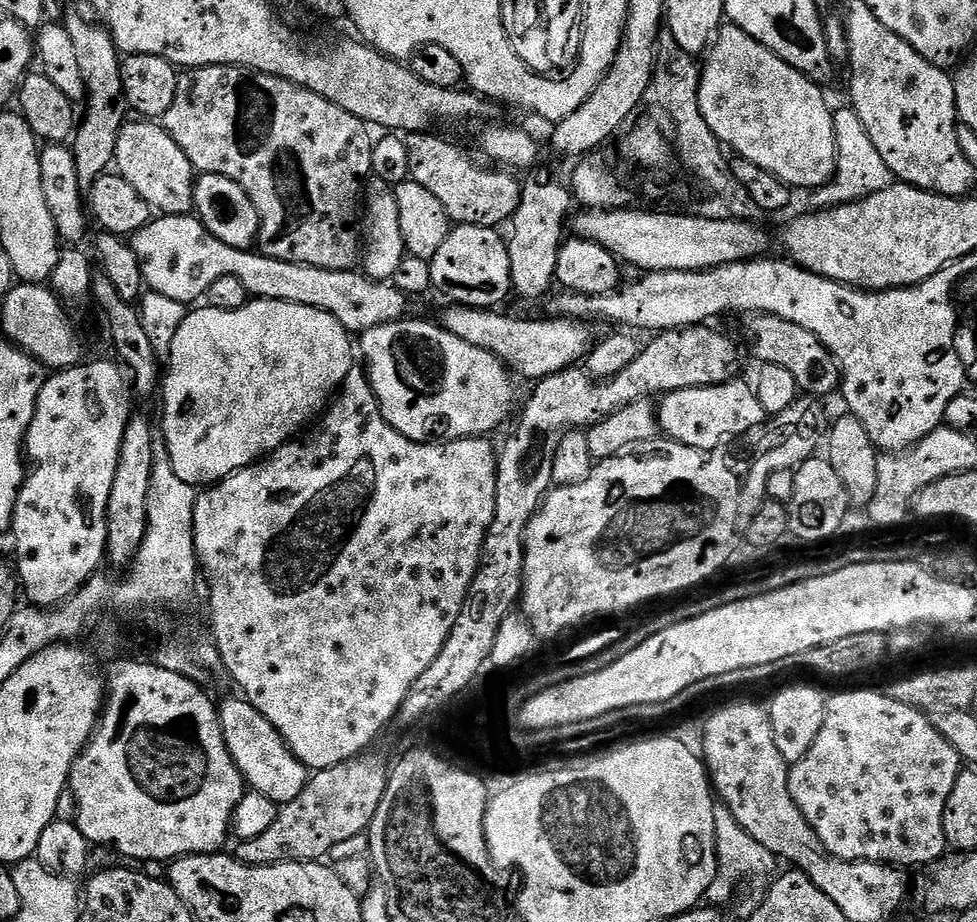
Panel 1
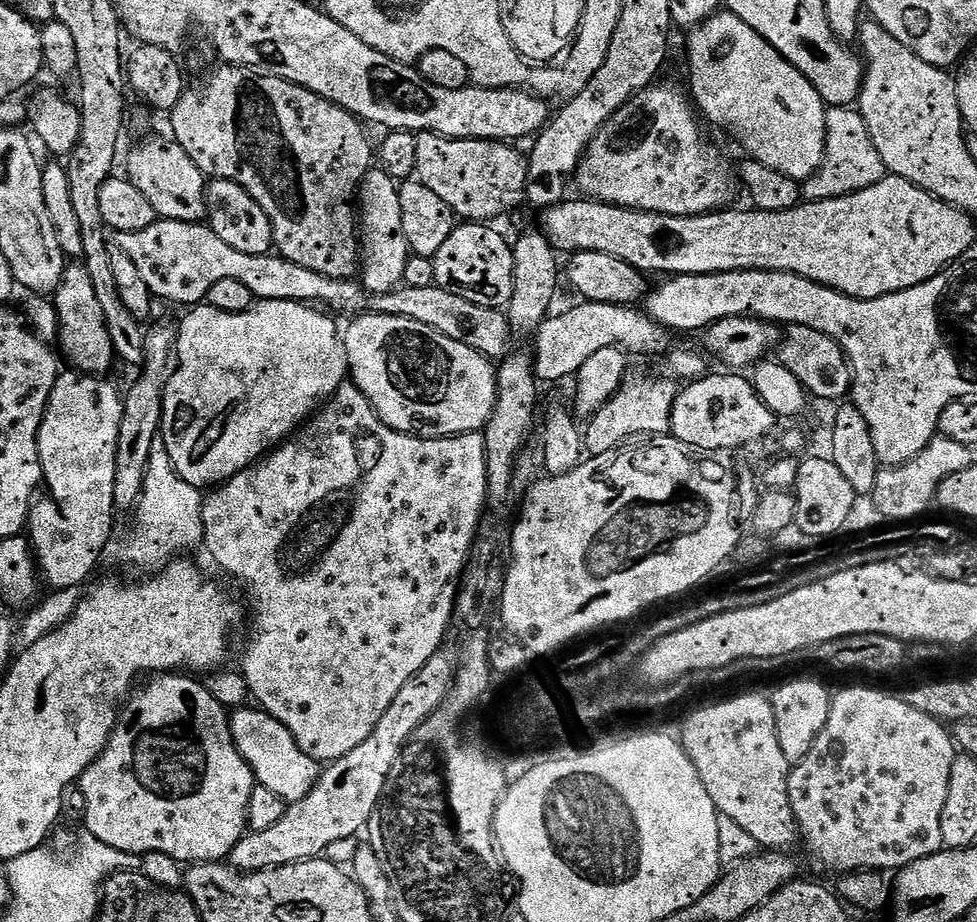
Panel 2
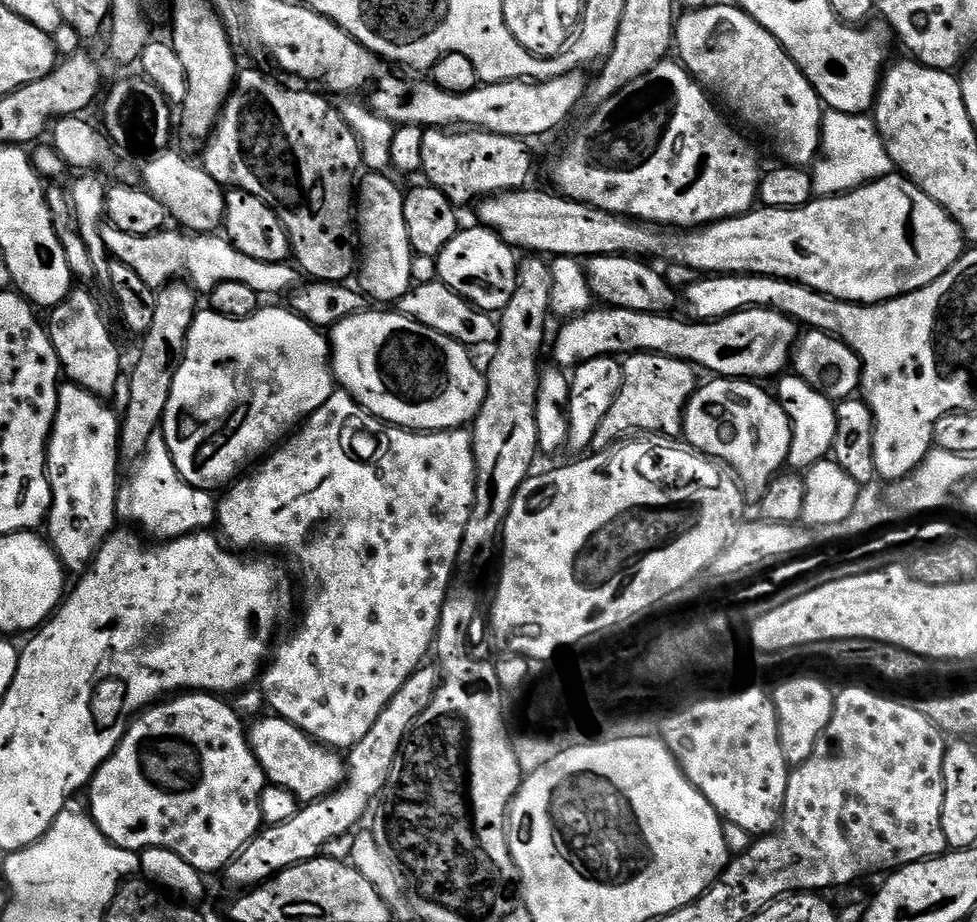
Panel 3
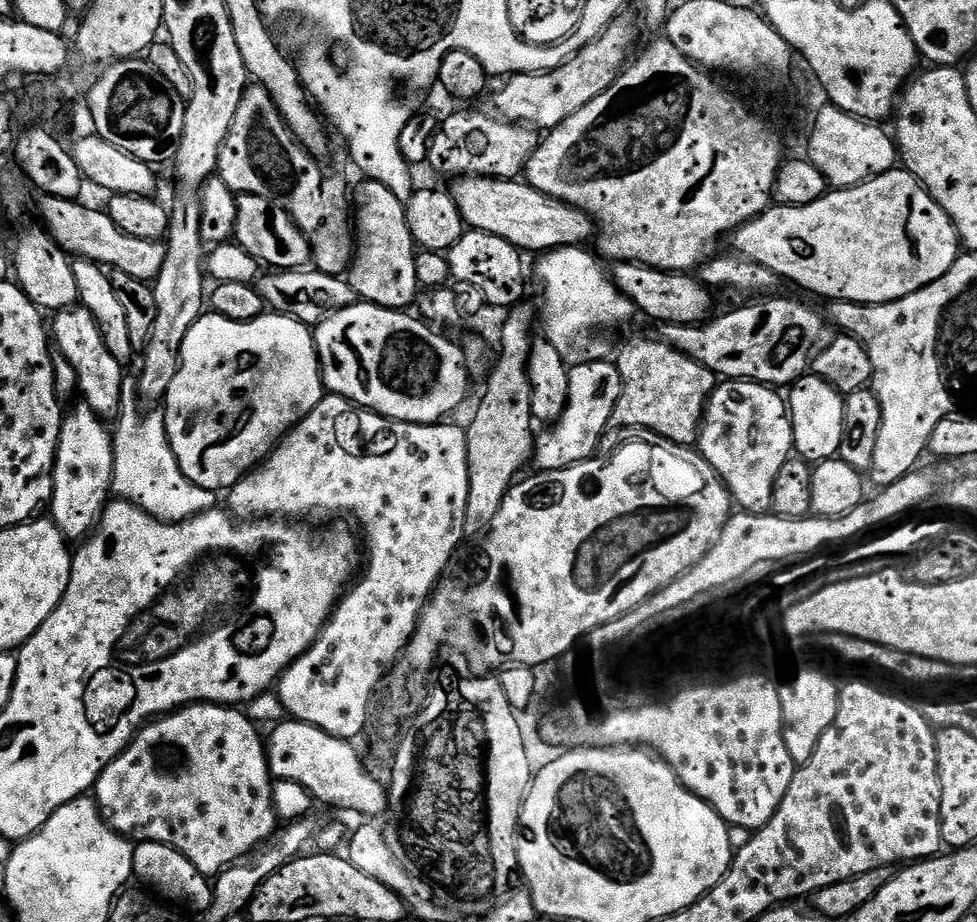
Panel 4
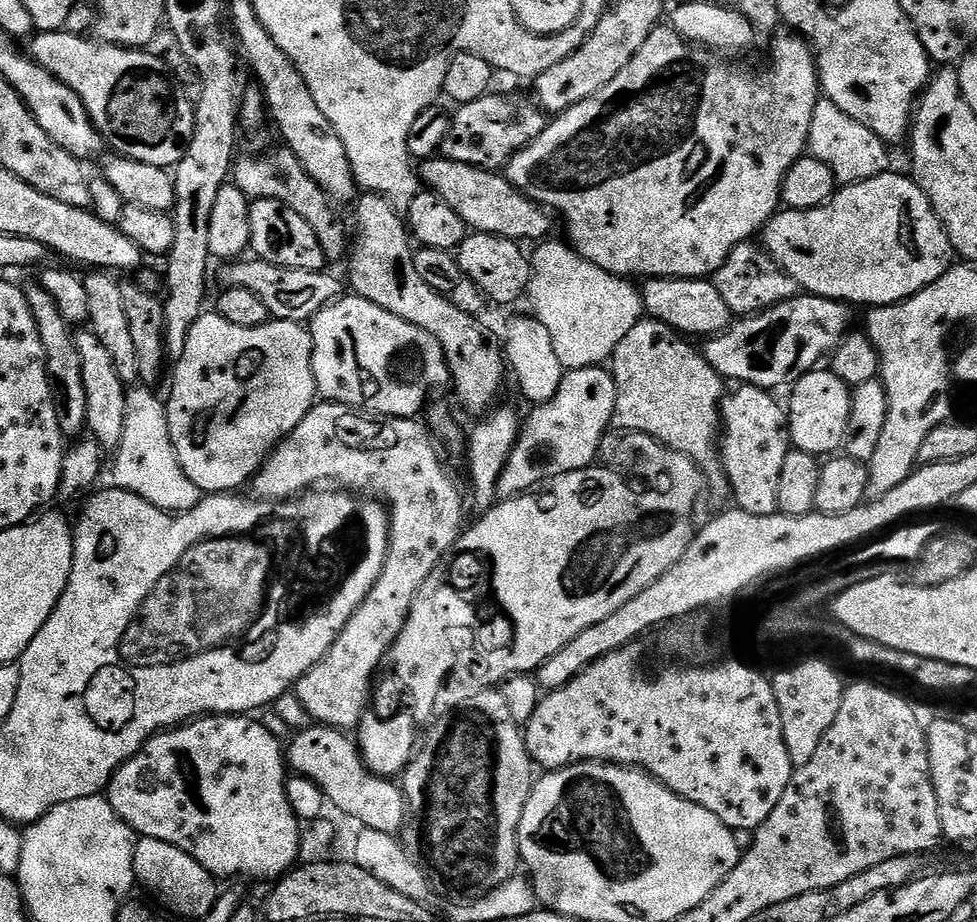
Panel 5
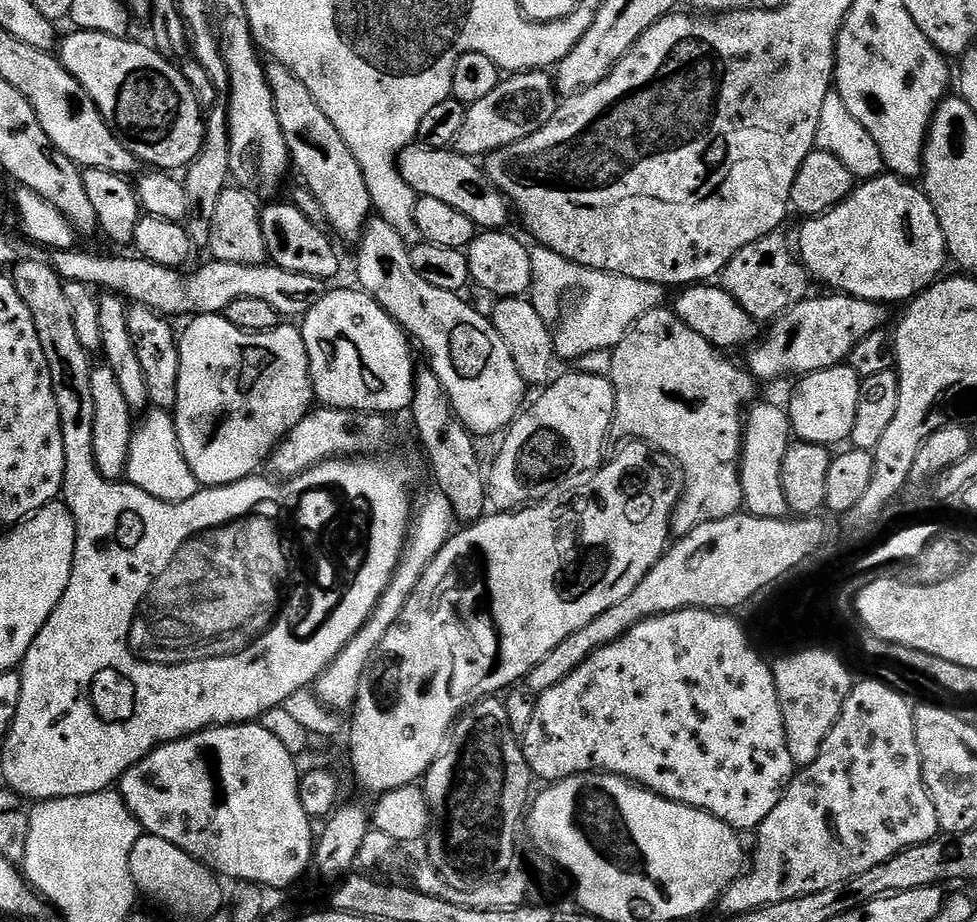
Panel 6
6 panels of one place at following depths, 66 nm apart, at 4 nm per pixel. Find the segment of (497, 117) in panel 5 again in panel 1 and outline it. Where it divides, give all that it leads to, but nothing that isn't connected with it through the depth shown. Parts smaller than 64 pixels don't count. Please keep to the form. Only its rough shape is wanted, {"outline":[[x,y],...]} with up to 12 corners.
{"outline":[[425,130],[407,137],[410,178],[453,225],[499,229],[521,181]]}

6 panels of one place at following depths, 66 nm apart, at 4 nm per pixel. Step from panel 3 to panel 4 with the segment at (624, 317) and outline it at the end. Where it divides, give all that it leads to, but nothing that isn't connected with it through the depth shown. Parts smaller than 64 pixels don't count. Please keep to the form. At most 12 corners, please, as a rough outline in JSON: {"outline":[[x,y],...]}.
{"outline":[[766,299],[662,339],[717,377],[791,386],[826,320]]}

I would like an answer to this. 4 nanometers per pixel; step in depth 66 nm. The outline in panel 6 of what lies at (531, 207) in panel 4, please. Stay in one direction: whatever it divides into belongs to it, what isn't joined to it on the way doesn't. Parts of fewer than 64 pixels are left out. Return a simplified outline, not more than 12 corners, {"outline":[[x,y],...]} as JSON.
{"outline":[[413,142],[398,154],[406,186],[500,230],[508,197],[473,157]]}

